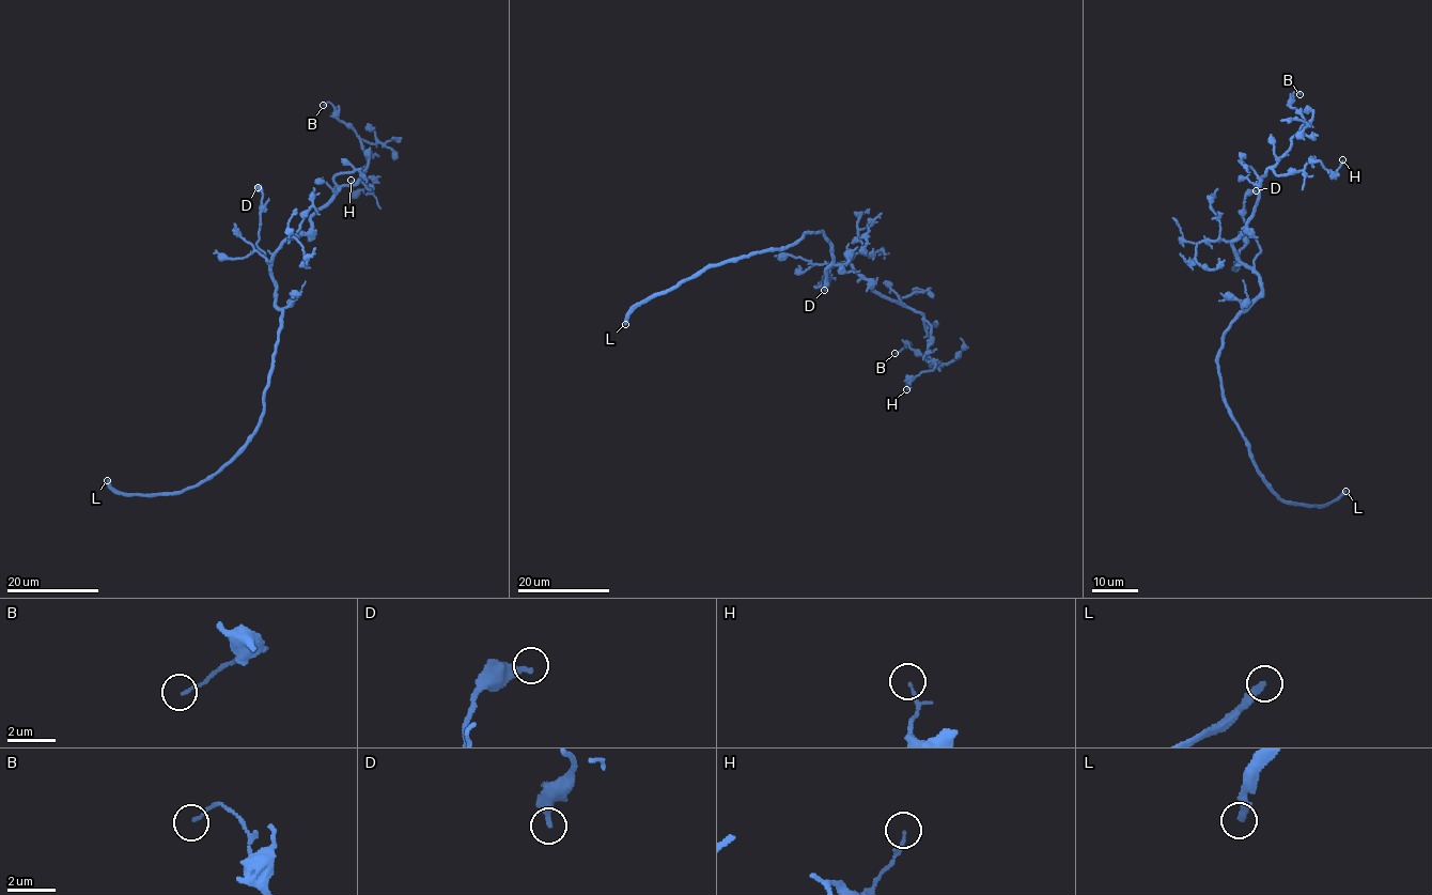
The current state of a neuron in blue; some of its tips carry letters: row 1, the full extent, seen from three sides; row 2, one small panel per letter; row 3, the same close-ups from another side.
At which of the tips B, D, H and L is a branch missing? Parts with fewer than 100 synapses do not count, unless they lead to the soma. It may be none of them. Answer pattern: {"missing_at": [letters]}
{"missing_at": ["L"]}

